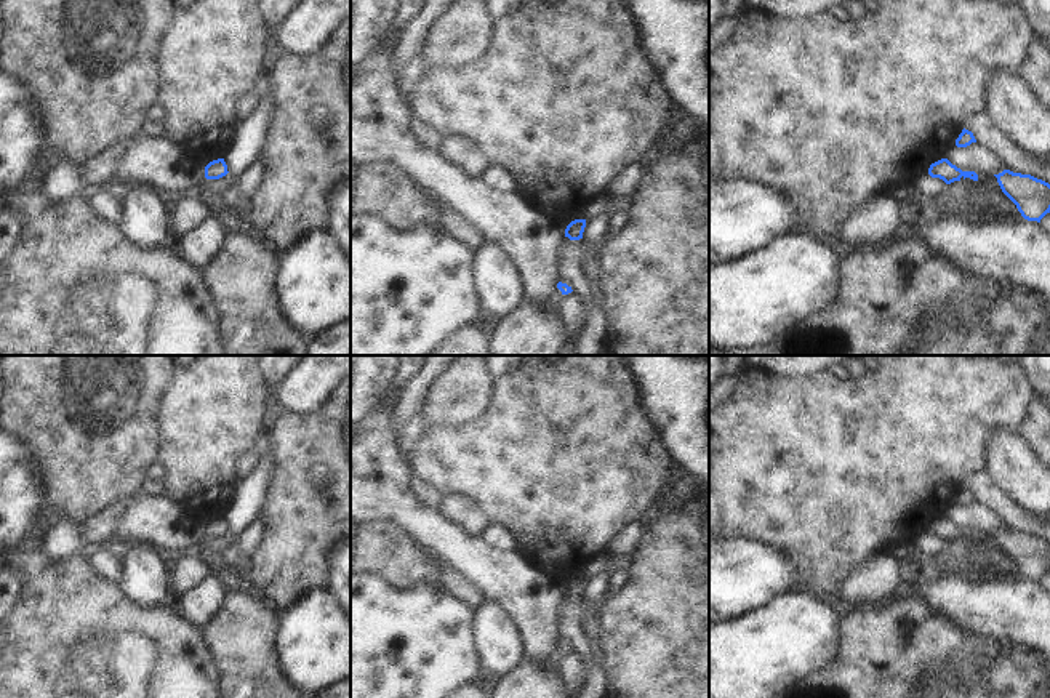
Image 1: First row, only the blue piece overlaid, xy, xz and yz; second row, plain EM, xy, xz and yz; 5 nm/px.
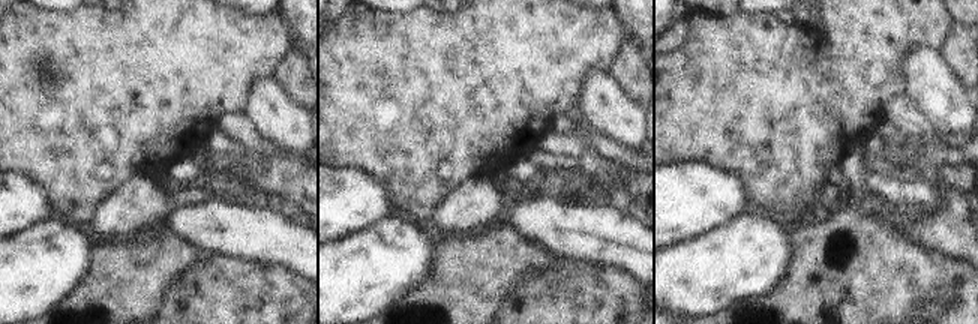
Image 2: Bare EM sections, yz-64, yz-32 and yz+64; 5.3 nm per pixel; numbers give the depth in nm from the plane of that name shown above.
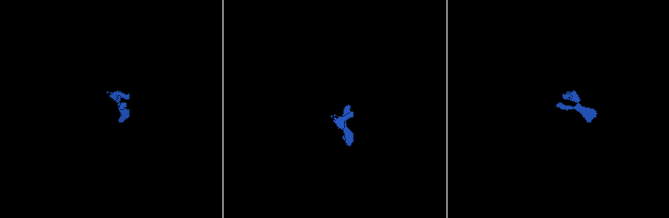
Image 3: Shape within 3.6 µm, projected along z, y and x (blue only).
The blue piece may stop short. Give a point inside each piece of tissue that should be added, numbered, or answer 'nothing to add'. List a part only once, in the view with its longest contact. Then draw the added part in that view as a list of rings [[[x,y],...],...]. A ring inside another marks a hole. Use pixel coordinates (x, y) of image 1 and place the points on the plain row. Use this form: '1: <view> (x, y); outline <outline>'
nothing to add

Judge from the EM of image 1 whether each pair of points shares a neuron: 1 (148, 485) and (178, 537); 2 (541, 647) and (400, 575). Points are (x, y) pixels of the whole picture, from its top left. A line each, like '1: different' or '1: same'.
1: different
2: different

